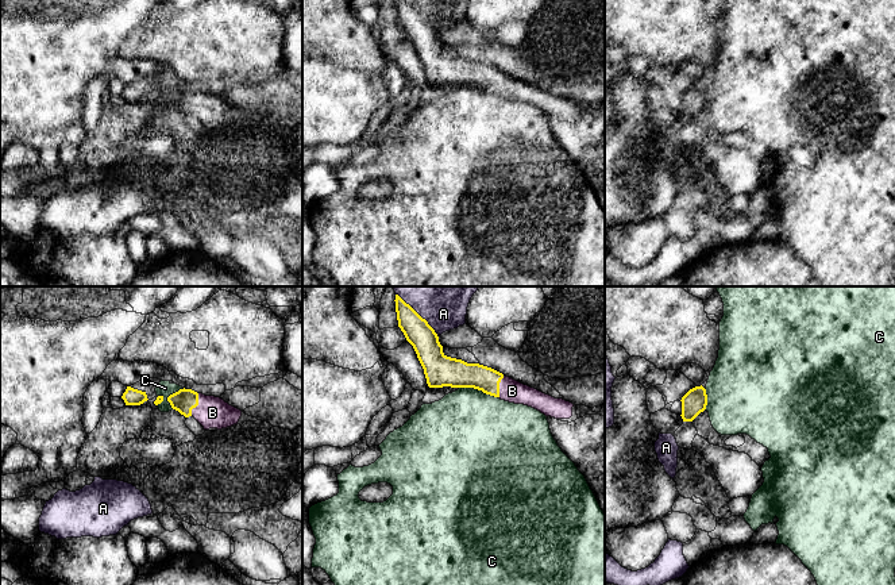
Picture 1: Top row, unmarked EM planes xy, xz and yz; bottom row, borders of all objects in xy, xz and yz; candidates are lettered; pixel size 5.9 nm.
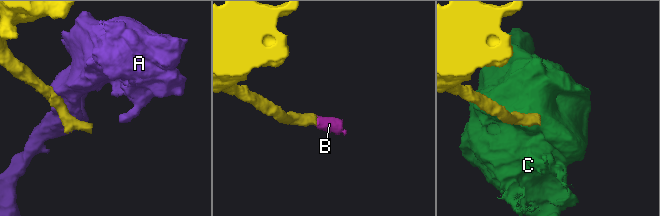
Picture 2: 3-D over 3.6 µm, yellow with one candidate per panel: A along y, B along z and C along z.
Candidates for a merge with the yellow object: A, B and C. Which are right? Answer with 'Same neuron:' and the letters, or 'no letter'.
Same neuron: B

